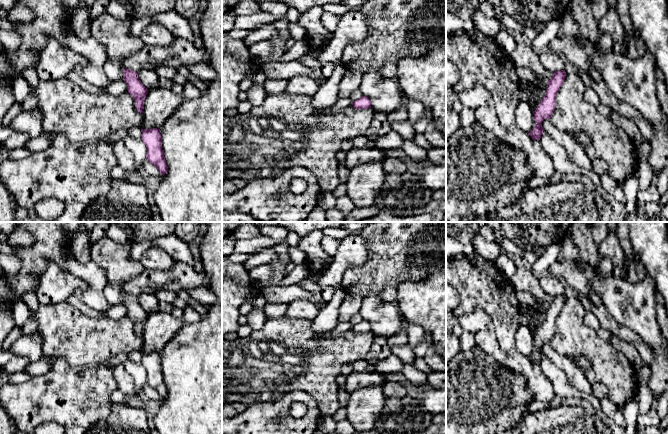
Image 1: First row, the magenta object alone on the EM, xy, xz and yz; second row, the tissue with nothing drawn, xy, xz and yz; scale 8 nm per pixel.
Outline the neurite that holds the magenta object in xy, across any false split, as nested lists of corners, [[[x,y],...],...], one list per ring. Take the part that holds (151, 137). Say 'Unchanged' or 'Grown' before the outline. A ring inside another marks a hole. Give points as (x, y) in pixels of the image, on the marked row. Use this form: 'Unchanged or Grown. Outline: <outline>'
Unchanged. Outline: [[[142,129],[141,140],[147,148],[146,159],[157,167],[164,176],[168,171],[168,167],[162,150],[160,129]]]

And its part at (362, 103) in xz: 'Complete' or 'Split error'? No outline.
Complete

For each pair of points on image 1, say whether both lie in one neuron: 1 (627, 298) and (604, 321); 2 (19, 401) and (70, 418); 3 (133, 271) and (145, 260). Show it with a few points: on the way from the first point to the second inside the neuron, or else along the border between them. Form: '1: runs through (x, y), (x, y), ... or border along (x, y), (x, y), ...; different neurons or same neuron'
1: border along (602, 304), (617, 322), (629, 328); different neurons
2: runs through (32, 401), (53, 401), (57, 405); same neuron
3: border along (139, 261), (145, 268); different neurons

